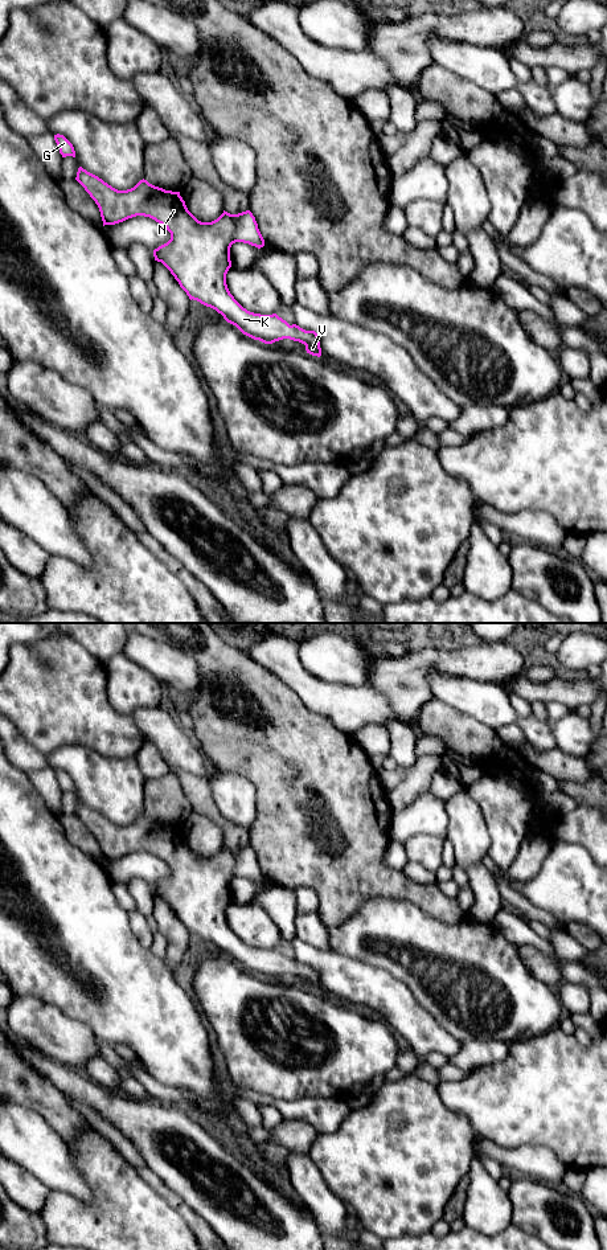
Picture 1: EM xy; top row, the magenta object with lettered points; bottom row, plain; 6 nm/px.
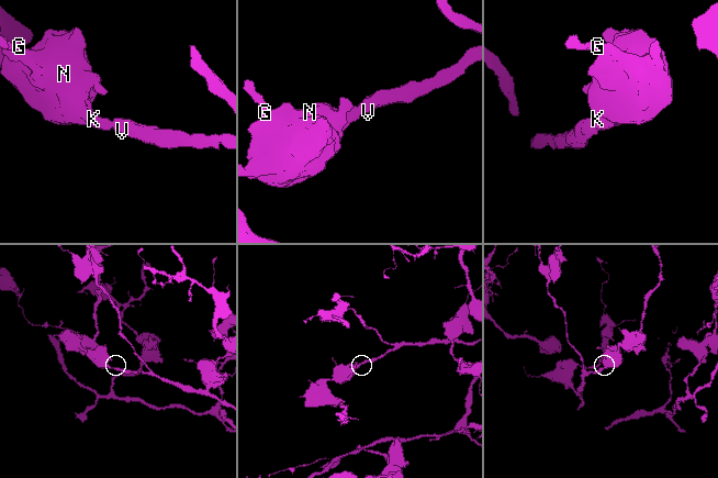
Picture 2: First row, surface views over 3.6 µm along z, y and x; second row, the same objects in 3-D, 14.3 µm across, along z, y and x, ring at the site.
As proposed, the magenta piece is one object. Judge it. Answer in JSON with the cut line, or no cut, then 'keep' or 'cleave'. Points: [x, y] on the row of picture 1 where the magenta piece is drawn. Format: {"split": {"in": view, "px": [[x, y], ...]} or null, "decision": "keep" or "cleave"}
{"split": null, "decision": "keep"}

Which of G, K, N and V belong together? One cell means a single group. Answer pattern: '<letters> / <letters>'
G K N V

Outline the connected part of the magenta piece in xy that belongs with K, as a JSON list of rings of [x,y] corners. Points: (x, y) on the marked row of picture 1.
[[[79,167],[75,180],[98,205],[103,226],[144,216],[167,228],[171,239],[155,249],[153,257],[171,271],[190,300],[216,310],[227,323],[254,340],[272,344],[290,339],[304,344],[307,353],[321,356],[315,331],[290,325],[276,313],[250,312],[227,288],[231,245],[243,242],[258,249],[264,246],[250,210],[238,214],[223,210],[217,220],[201,222],[188,210],[180,192],[165,190],[144,179],[131,189],[118,190]]]

